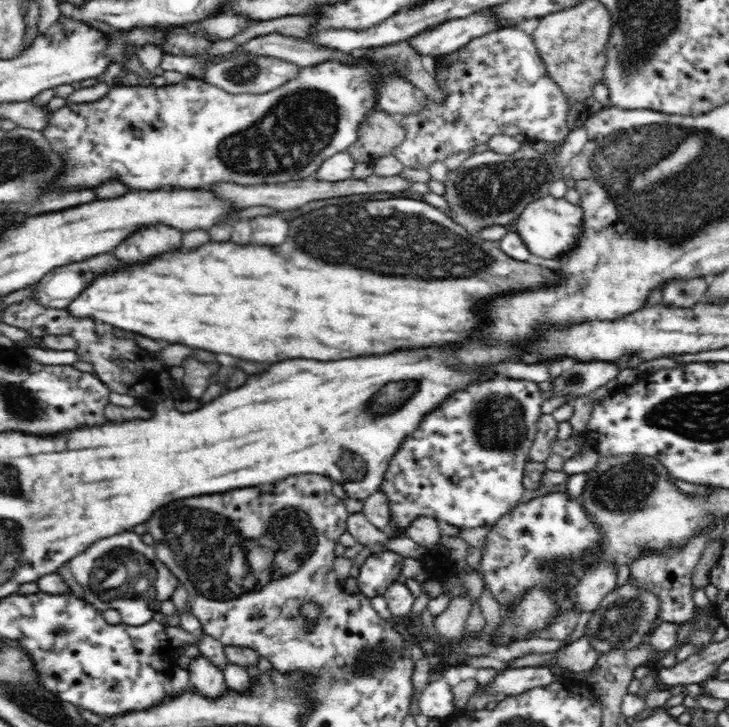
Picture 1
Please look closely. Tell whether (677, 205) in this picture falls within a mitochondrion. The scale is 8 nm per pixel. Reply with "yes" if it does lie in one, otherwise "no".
yes

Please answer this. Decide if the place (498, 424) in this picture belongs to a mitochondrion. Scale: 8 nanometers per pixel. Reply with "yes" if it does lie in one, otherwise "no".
yes

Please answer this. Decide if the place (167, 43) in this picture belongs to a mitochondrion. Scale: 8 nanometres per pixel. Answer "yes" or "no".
no

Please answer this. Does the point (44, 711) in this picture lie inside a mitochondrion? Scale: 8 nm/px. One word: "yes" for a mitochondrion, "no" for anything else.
yes

